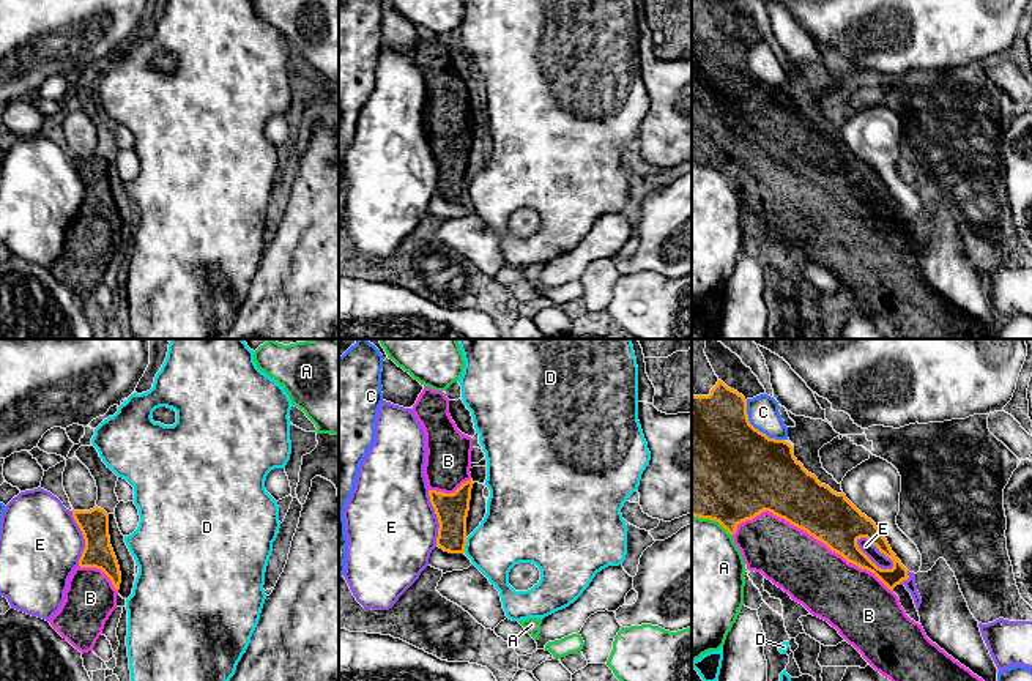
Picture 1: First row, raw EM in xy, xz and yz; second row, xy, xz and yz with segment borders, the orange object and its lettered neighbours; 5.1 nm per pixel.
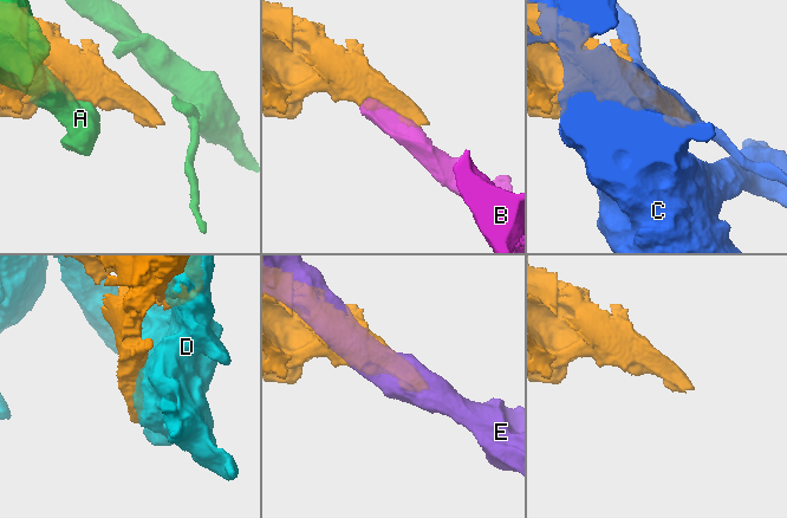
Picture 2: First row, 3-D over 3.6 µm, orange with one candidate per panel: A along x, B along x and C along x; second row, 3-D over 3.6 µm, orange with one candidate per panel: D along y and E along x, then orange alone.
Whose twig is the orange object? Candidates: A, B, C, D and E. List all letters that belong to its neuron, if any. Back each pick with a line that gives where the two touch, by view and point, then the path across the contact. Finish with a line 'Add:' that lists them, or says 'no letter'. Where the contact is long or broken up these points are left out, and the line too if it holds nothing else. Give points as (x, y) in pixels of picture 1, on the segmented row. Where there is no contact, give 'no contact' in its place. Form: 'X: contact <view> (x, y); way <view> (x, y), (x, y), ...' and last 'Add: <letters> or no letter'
B: contact yz (812, 535)
Add: B

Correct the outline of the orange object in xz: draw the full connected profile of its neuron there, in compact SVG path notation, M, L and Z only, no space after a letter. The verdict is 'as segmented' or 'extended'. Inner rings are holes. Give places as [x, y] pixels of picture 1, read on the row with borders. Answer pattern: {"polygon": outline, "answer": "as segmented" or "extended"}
{"polygon": "M424 386L411 410L425 434L424 476L440 523L436 545L449 553L465 553L474 484L470 473L473 438L457 429L443 391Z", "answer": "extended"}

